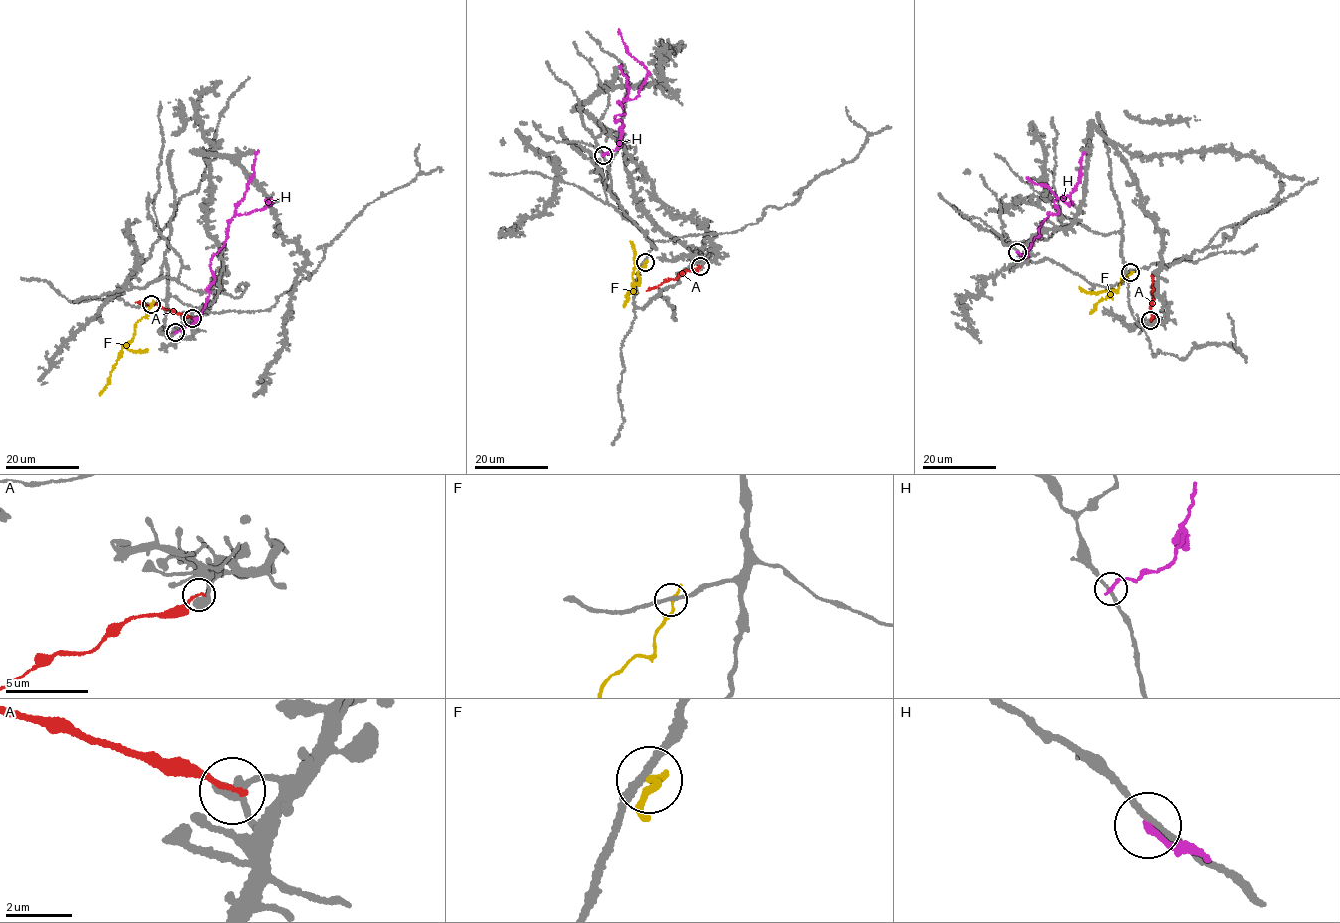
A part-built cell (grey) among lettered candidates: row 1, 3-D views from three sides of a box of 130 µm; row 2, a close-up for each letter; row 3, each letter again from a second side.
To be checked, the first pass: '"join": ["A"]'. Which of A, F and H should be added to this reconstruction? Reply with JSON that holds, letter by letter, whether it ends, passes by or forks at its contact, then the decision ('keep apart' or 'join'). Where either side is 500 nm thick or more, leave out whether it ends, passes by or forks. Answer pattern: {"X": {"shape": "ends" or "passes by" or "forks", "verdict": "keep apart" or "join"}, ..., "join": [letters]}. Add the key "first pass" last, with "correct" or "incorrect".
{"A": {"shape": "ends", "verdict": "keep apart"}, "F": {"shape": "ends", "verdict": "keep apart"}, "H": {"shape": "ends", "verdict": "keep apart"}, "join": [], "first pass": "incorrect"}

